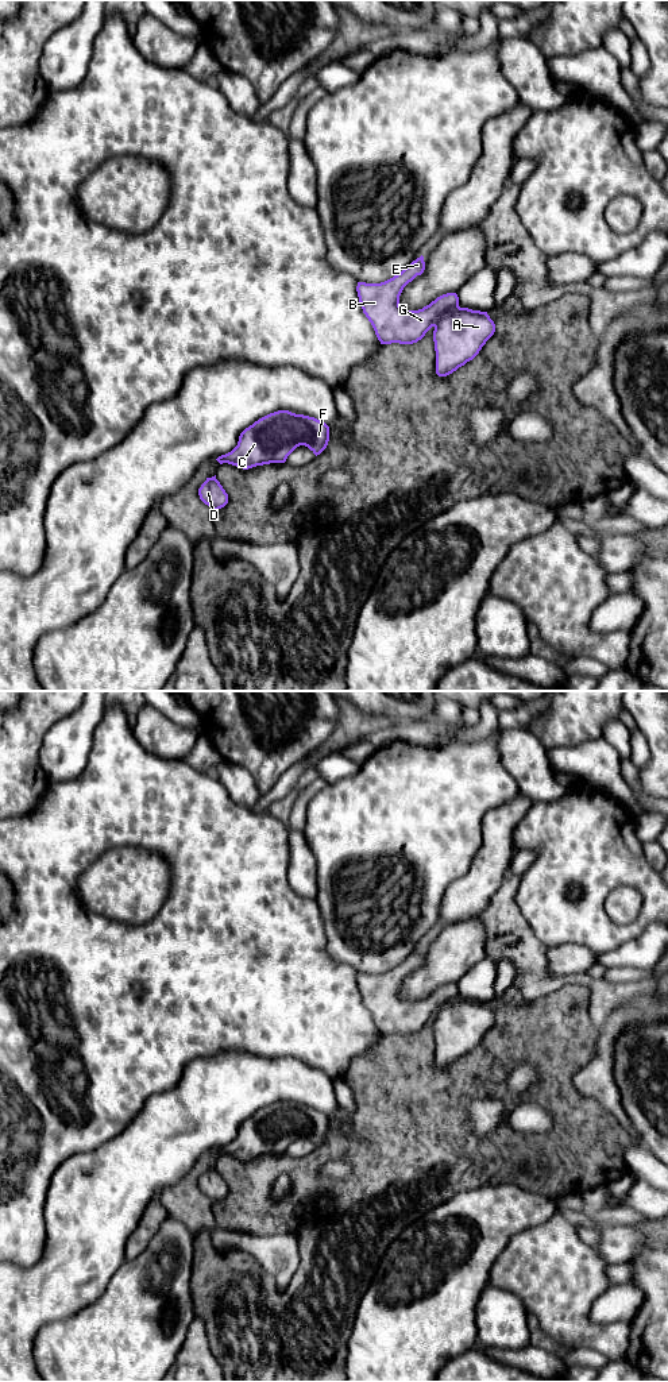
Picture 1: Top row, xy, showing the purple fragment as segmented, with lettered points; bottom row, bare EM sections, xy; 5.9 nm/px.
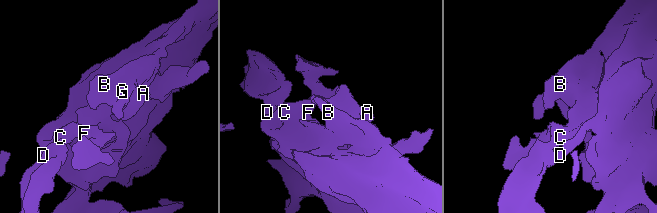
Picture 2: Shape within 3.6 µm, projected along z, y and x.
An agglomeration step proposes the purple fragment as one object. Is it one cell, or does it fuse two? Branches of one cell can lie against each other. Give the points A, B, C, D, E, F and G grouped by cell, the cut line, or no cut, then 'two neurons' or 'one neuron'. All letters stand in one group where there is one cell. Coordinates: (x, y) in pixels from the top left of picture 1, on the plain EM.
A B C D E F G; no cut; one neuron

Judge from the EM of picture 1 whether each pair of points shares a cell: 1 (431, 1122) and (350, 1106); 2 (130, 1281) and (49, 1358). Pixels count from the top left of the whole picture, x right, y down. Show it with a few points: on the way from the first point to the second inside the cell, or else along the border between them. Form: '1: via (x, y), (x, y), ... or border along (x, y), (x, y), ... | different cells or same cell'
1: border along (343, 1077), (352, 1092), (355, 1104), (352, 1112) | different cells
2: via (112, 1303), (70, 1344) | same cell

